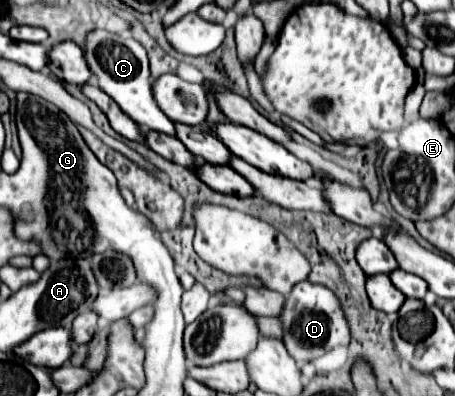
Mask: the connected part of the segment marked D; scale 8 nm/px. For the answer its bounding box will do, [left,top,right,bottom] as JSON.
[281,282,351,364]

